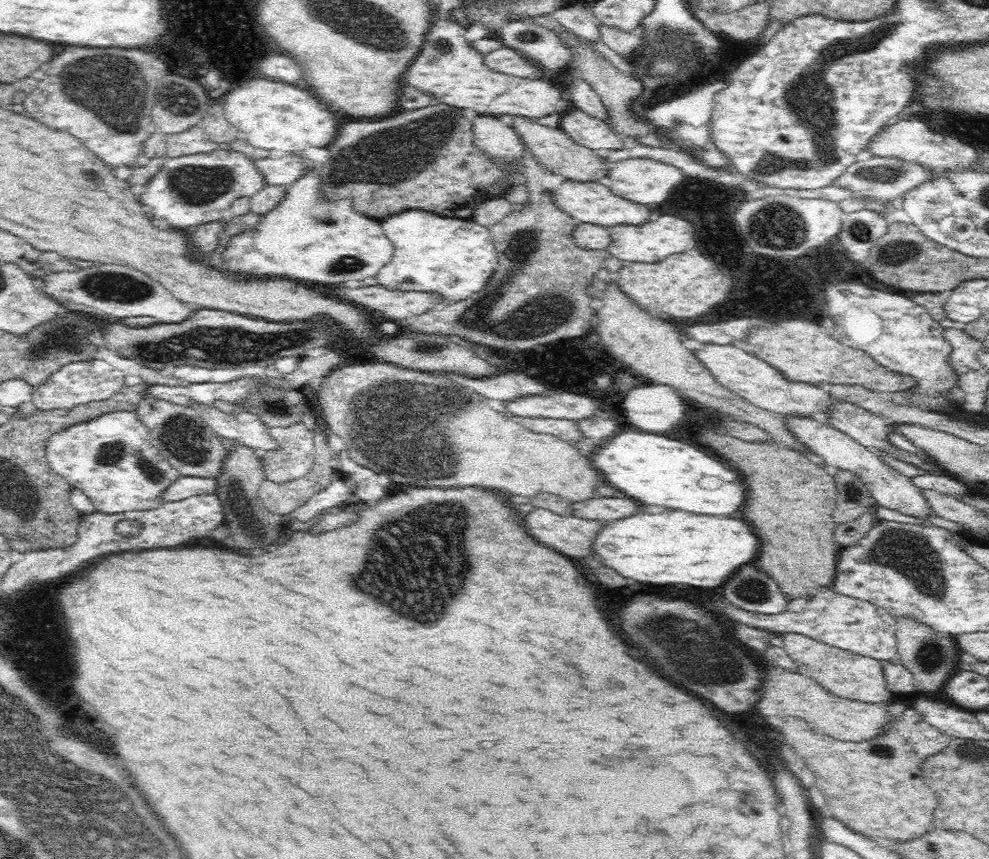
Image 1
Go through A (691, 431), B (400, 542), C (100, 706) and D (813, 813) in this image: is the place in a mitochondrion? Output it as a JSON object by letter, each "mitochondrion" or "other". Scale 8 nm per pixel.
{"A":"other","B":"mitochondrion","C":"other","D":"other"}

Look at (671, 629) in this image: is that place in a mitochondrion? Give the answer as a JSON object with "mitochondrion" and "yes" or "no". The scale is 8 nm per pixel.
{"mitochondrion":"yes"}

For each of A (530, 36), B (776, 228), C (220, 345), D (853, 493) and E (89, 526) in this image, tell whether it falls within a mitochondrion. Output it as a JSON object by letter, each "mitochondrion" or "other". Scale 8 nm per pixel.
{"A":"mitochondrion","B":"mitochondrion","C":"mitochondrion","D":"mitochondrion","E":"other"}

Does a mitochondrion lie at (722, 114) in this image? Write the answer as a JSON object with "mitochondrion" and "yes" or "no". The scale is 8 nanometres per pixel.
{"mitochondrion":"no"}

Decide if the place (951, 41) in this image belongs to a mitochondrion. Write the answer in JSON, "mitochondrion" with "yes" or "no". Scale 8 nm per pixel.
{"mitochondrion":"no"}

